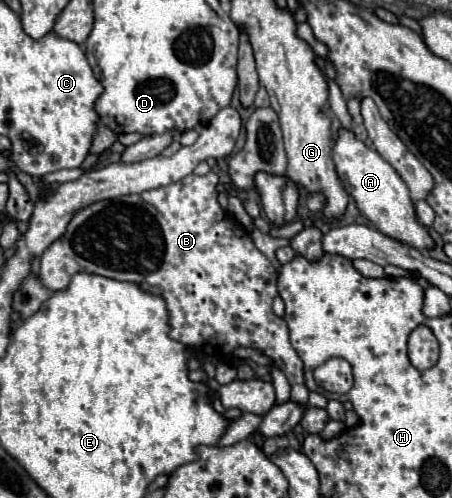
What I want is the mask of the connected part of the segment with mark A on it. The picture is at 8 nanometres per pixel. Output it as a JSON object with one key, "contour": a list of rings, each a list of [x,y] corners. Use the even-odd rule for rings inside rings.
{"contour":[[[342,128],[332,152],[334,152],[334,164],[340,176],[340,182],[344,184],[346,192],[354,198],[358,210],[366,216],[366,220],[370,220],[380,232],[384,232],[386,236],[394,238],[400,244],[408,244],[420,250],[422,248],[432,250],[436,246],[426,226],[420,224],[416,218],[416,208],[410,198],[408,186],[398,176],[398,172],[376,150],[356,140],[350,130]]]}

